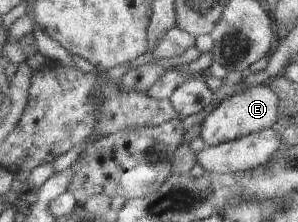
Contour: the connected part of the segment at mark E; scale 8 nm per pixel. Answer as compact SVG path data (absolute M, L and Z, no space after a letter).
M267 83L250 86L219 104L202 122L201 138L213 147L276 127L279 117L279 96Z

